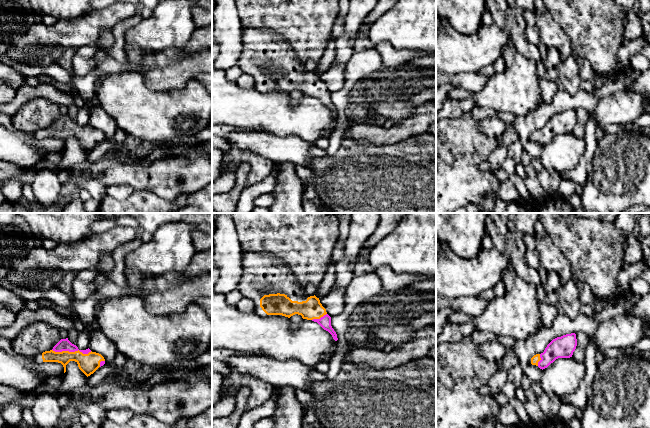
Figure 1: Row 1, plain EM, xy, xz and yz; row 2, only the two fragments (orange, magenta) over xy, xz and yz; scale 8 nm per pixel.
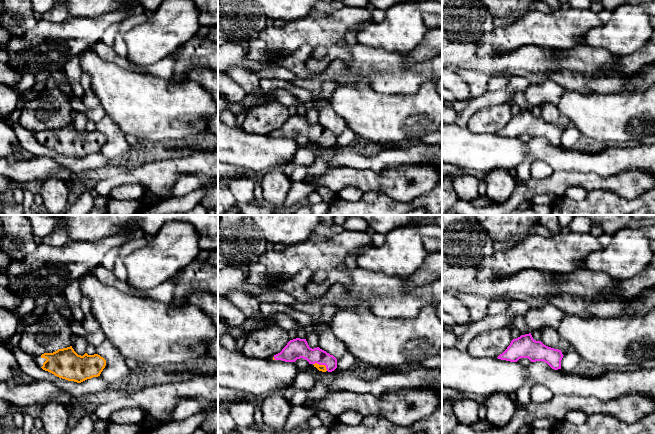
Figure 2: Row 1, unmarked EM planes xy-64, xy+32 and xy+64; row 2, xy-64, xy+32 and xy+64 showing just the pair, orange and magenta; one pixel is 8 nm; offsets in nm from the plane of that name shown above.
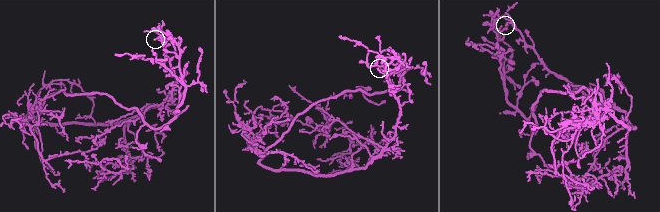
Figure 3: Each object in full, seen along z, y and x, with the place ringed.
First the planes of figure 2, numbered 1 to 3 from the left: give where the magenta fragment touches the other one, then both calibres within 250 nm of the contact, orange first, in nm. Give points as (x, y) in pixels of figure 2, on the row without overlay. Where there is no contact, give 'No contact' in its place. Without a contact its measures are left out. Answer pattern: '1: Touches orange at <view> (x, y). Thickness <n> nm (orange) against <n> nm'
1: No contact
2: Touches orange at xy+32 (321, 141). Thickness 50 nm (orange) against 160 nm
3: No contact

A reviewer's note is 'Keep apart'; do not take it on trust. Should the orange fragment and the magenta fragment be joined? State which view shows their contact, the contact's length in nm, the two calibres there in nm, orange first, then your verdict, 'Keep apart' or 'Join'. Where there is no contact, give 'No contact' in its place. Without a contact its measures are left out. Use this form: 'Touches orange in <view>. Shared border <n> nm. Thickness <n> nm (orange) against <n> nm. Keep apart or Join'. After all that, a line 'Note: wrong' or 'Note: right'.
Touches orange in xy. Shared border 320 nm. Thickness 160 nm (orange) against 100 nm. Join
Note: wrong

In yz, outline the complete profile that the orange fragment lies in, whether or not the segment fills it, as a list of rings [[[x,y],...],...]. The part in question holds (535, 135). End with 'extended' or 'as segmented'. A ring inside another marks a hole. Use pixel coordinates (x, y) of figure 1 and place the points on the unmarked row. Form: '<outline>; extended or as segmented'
[[[566,110],[553,115],[541,130],[536,130],[531,134],[531,140],[540,145],[547,144],[558,134],[570,134],[577,122],[576,110]]]; extended

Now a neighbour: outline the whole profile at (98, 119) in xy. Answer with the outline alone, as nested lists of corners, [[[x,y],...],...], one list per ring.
[[[95,102],[92,106],[93,111],[89,115],[89,125],[92,128],[101,130],[105,135],[105,140],[87,153],[86,161],[88,166],[82,172],[92,171],[92,167],[95,163],[102,159],[110,151],[120,146],[120,144],[115,142],[113,139],[117,128],[116,122],[106,114],[98,103]]]

